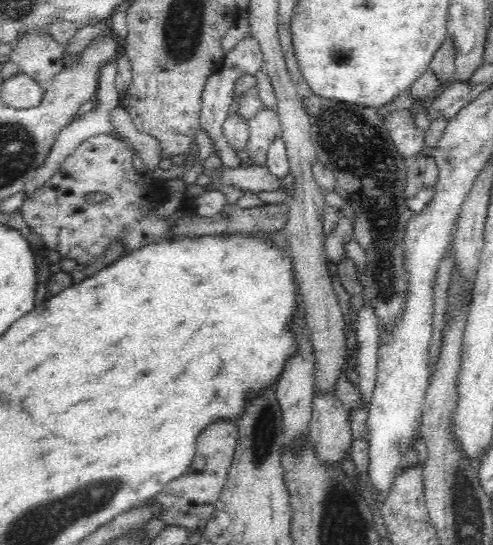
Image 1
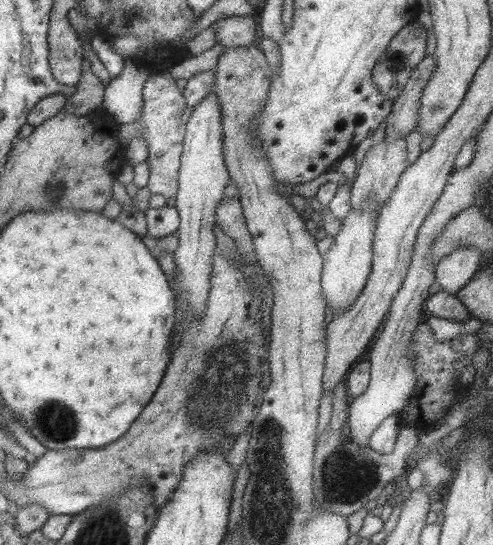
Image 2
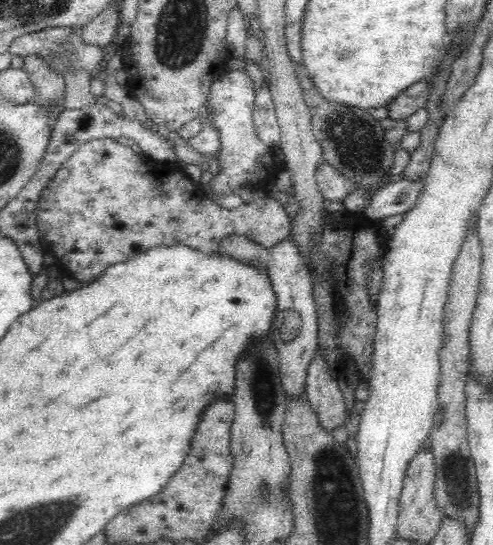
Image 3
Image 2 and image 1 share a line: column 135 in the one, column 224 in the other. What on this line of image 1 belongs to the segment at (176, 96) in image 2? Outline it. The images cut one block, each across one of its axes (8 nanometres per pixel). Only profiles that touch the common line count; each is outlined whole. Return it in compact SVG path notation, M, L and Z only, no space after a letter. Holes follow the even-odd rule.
M235 111L227 114L223 122L223 135L226 137L228 144L236 153L239 160L239 166L248 168L259 166L248 153L248 139L249 139L249 120Z

